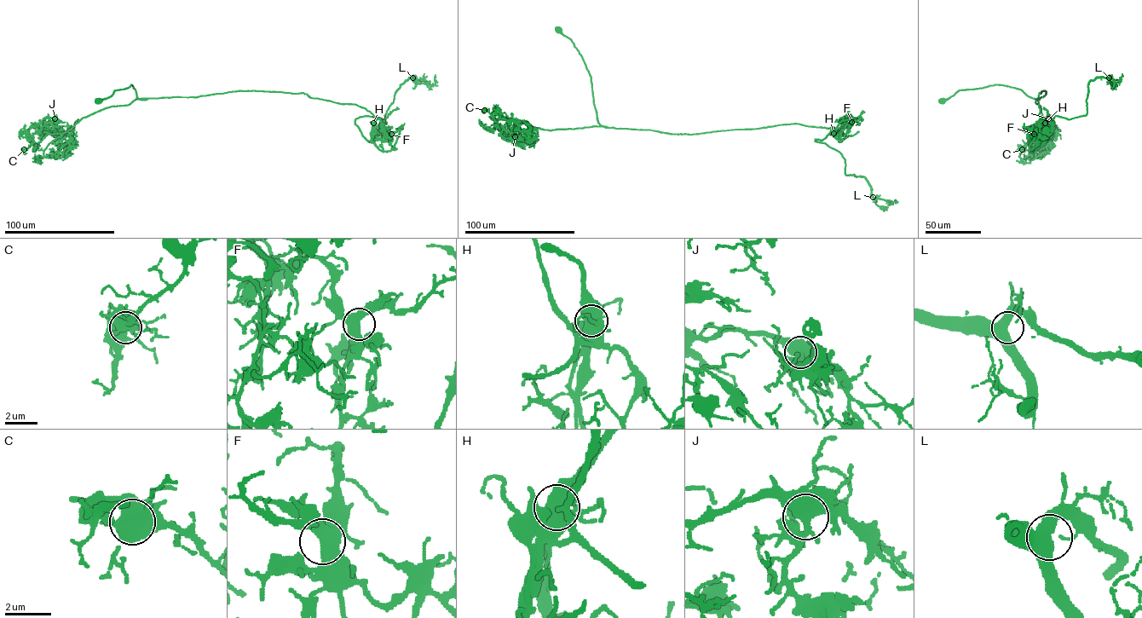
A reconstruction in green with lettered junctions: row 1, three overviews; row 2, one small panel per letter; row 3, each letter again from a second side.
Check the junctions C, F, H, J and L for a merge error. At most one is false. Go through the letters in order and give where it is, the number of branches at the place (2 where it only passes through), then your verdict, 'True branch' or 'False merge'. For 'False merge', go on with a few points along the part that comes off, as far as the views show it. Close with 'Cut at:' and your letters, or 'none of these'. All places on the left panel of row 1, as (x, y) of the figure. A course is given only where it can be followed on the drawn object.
C: Place: (24, 149). Branches: 3. True branch
F: Place: (391, 134). Branches: 3. True branch
H: Place: (373, 123). Branches: 3. False merge. Course of the part to remove: (373, 123), (369, 142), (356, 118), (384, 118), (405, 81), (411, 77), (416, 83), (434, 85), (435, 75)
J: Place: (54, 118). Branches: 3. True branch
L: Place: (412, 77). Branches: 3. True branch
Cut at: H

